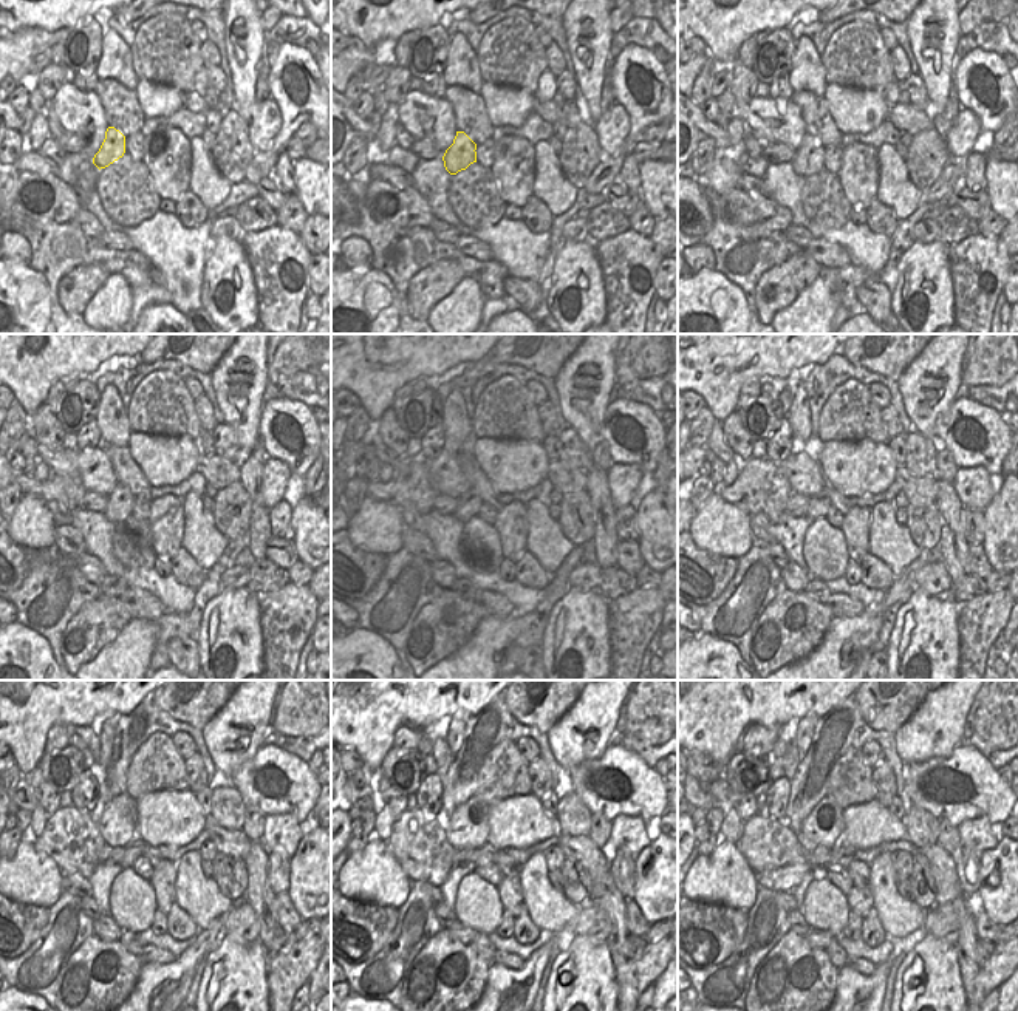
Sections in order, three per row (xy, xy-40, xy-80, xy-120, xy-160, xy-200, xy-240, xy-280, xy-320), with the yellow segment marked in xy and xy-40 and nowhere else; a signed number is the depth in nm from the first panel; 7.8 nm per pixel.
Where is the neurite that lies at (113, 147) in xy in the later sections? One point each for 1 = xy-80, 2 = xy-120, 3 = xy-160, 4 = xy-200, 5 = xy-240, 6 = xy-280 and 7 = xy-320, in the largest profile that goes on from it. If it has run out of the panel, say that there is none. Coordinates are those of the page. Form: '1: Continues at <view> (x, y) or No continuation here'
1: Continues at xy-80 (808, 161)
2: Continues at xy-120 (119, 503)
3: Continues at xy-160 (469, 503)
4: Continues at xy-200 (819, 504)
5: Continues at xy-240 (136, 847)
6: Continues at xy-280 (506, 864)
7: Continues at xy-320 (859, 871)

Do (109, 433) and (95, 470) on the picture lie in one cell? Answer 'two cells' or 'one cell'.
two cells

